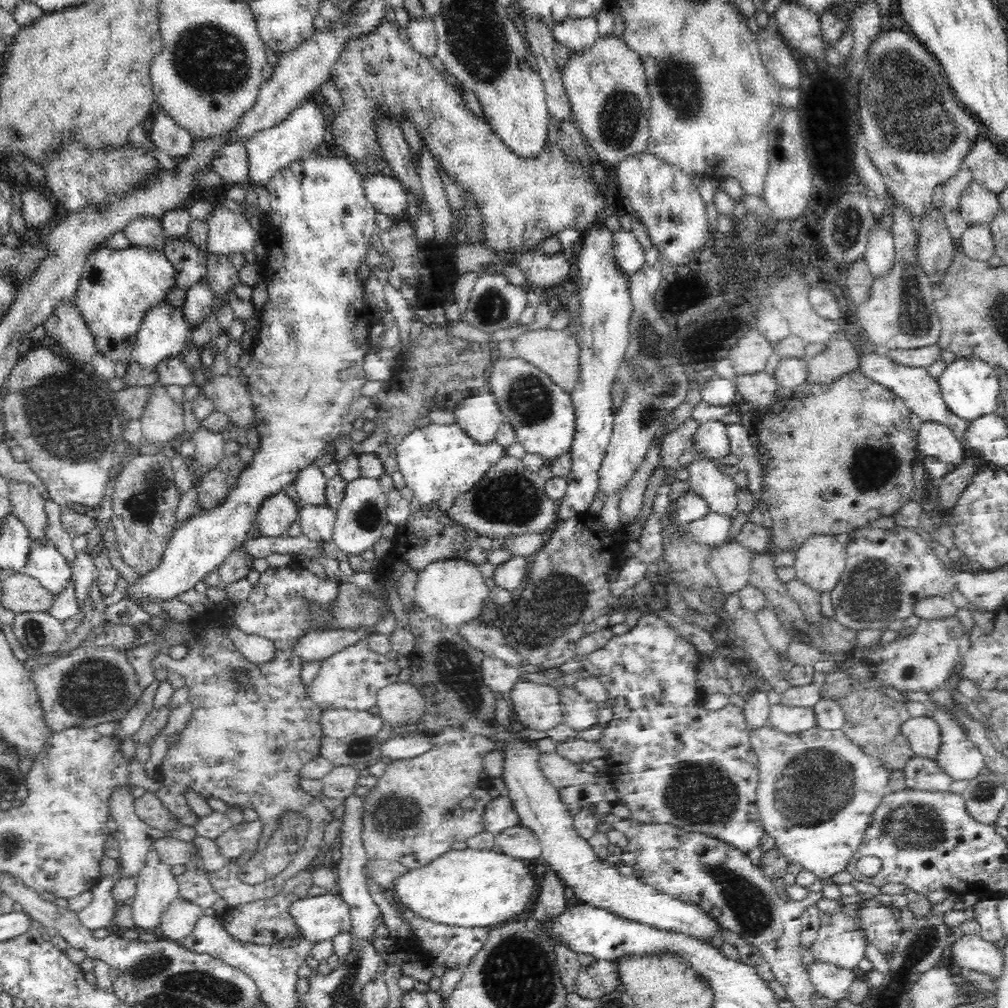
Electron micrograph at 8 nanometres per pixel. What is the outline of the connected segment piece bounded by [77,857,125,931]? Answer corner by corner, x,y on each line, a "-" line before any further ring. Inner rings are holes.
122,857
116,858
117,869
110,874
101,875
92,888
93,899
88,906
77,915
79,921
91,931
109,926
111,919
116,914
116,899
112,897
112,890
118,880
124,878

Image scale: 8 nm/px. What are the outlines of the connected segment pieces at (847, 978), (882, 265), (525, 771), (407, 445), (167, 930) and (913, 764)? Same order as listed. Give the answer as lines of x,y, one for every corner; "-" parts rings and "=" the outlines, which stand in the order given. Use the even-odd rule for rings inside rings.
814,961
808,970
809,980
822,998
828,998
838,1003
842,998
848,998
850,986
858,979
852,971
842,971
828,964
818,964
=
876,218
876,230
868,238
865,261
874,280
886,278
894,270
894,237
883,226
882,219
=
520,736
516,740
494,738
491,742
494,742
492,751
500,752
504,758
500,775
506,788
503,794
512,801
513,810
520,817
520,824
531,830
537,838
541,846
539,858
556,871
567,886
574,889
581,901
612,911
616,916
623,916
628,920
670,932
688,933
709,942
716,934
721,934
723,929
710,913
693,904
662,894
640,882
636,876
624,876
607,859
602,860
596,856
588,840
582,838
574,828
574,817
570,814
570,808
560,799
559,788
554,787
544,775
540,765
543,753
536,750
532,742
=
438,422
428,424
428,428
416,428
398,444
397,448
397,471
402,474
406,487
413,491
415,498
421,505
430,506
432,509
448,511
454,500
461,494
468,492
484,478
486,472
500,461
504,456
503,448
494,443
490,447
480,447
462,430
462,427
454,422
452,425
442,425
=
178,896
162,911
159,927
170,941
180,943
202,915
204,910
196,902
=
915,758
904,768
905,785
910,790
924,792
946,792
953,780
945,774
935,761

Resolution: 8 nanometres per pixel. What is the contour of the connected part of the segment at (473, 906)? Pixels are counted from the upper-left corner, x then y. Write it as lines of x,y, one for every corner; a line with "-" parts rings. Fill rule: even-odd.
496,848
490,851
451,849
422,870
410,869
410,872
404,874
391,890
396,891
393,895
396,901
408,905
418,915
438,924
462,928
494,928
508,920
518,919
518,914
522,914
526,908
534,904
534,874
522,860
512,858

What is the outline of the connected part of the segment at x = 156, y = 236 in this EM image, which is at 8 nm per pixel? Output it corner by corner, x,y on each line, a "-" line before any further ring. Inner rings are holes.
139,216
132,219
123,231
131,246
155,248
162,251
167,242
162,219
159,216

